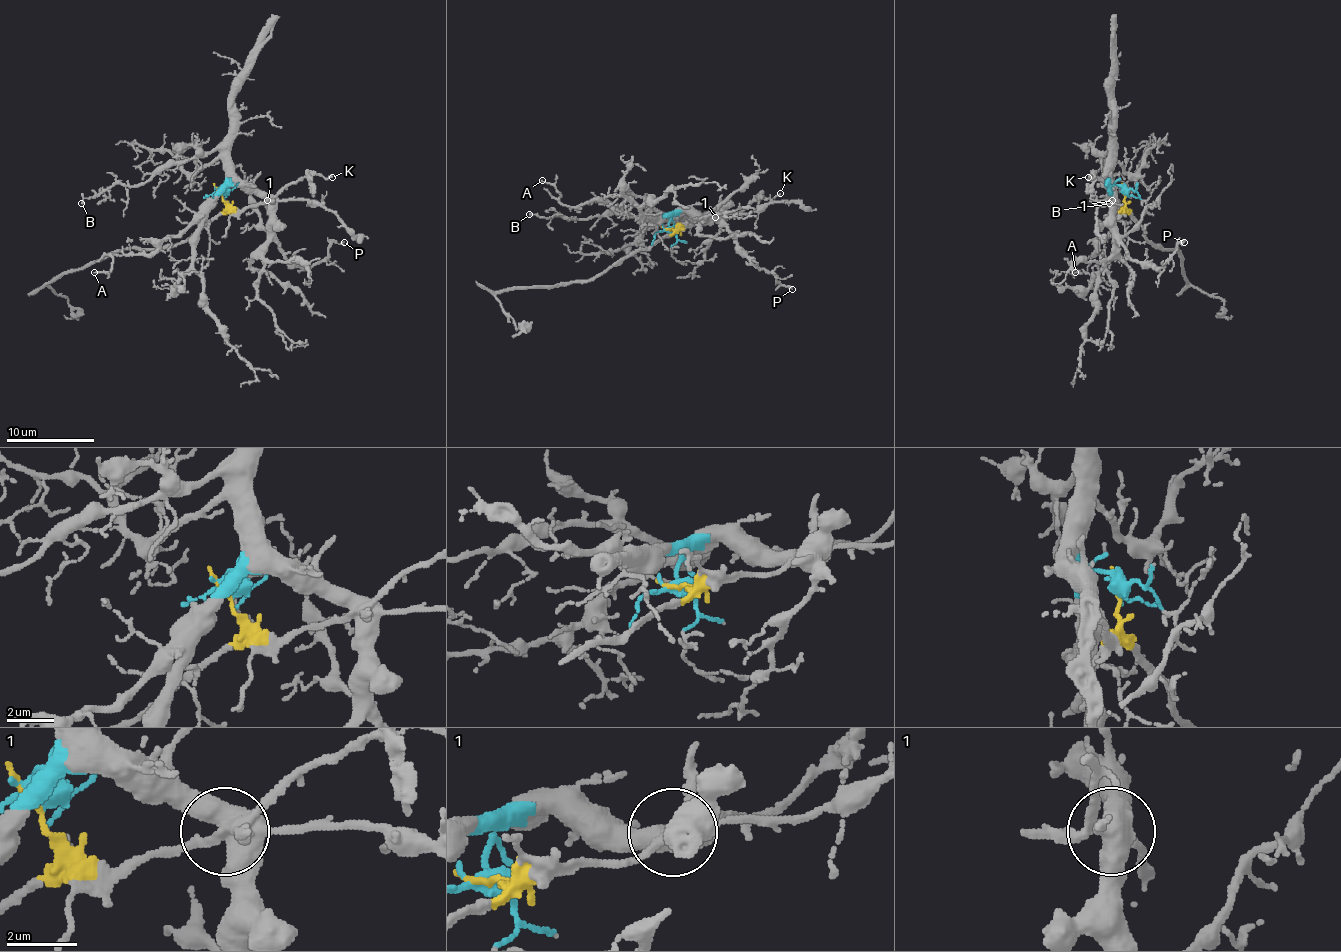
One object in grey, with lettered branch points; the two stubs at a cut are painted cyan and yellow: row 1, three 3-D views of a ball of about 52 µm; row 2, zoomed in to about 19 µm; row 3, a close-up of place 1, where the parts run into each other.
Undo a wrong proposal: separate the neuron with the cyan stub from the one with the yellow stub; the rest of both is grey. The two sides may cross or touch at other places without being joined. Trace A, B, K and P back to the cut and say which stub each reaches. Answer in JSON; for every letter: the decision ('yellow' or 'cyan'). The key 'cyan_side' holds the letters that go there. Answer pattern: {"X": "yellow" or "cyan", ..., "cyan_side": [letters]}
{"A": "cyan", "B": "cyan", "K": "yellow", "P": "cyan", "cyan_side": ["A", "B", "P"]}

